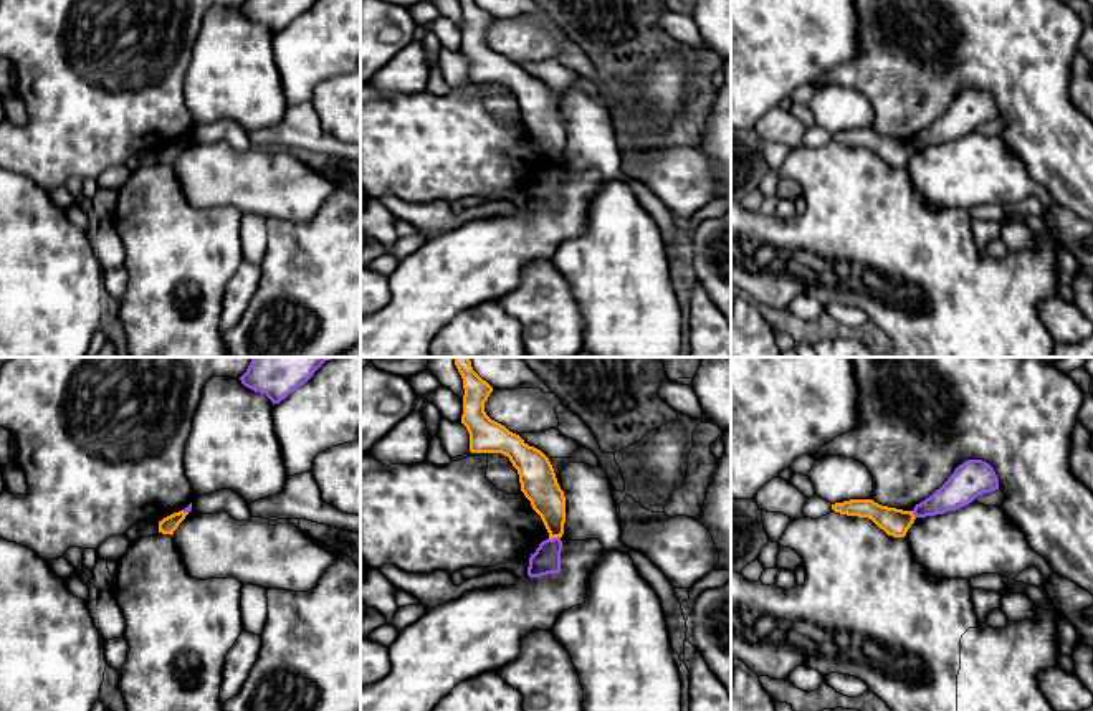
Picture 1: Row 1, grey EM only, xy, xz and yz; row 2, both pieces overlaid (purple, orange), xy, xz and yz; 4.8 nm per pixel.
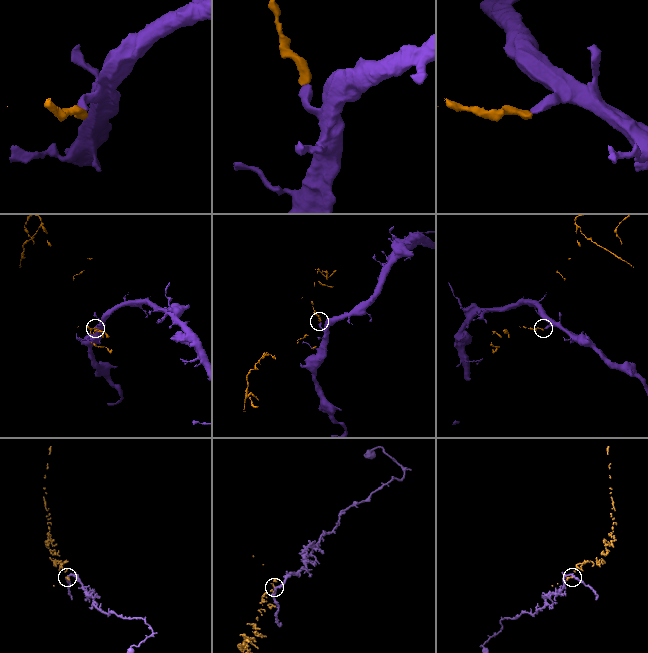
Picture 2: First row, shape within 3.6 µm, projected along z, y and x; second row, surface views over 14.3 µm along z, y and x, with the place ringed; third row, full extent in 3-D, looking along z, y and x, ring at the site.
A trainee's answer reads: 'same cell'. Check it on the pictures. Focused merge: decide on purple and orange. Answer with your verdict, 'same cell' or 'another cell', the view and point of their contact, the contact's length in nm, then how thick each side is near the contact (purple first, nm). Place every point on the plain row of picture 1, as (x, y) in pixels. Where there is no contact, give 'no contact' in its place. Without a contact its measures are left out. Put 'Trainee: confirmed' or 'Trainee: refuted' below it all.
another cell; contact xz (554, 167); length 60 nm; calibres 140 and 170 nm
Trainee: refuted

